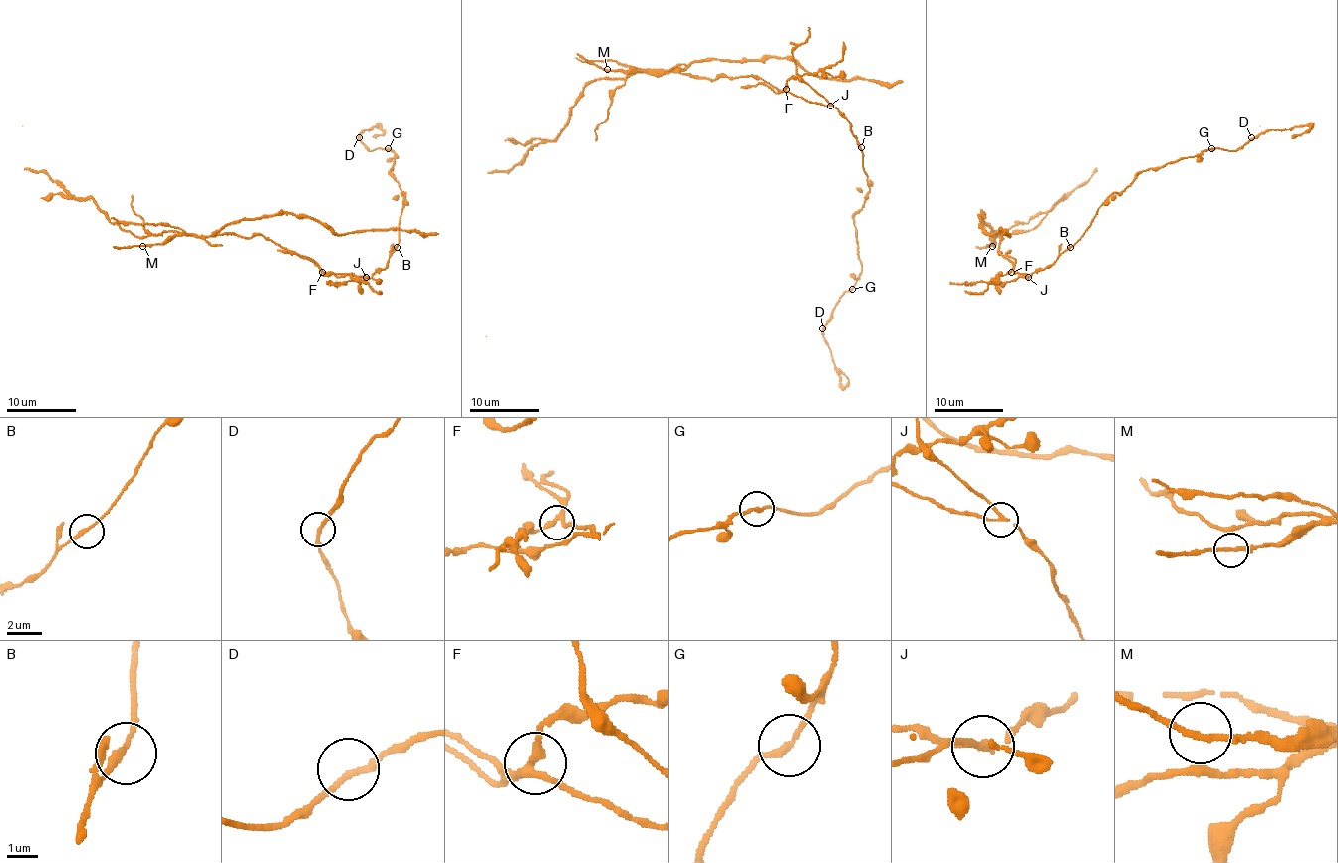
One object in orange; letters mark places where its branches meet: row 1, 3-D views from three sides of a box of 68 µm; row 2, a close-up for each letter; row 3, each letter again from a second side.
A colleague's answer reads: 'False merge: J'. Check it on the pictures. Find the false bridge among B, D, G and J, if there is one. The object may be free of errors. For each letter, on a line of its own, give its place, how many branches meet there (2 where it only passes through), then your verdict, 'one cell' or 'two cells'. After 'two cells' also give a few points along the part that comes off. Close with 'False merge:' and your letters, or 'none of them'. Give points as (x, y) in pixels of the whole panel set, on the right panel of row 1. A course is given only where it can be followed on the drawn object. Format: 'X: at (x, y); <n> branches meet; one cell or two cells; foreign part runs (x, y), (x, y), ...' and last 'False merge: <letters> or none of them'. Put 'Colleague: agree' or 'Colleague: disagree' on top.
Colleague: agree
B: at (1070, 247); 2 branches meet; one cell
D: at (1251, 137); 2 branches meet; one cell
G: at (1211, 148); 2 branches meet; one cell
J: at (1028, 277); 3 branches meet; two cells
False merge: J

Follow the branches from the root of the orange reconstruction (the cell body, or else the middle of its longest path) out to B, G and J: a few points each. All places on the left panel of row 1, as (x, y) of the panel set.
B: (287, 251), (313, 261), (324, 272), (369, 277), (387, 265), (389, 256), (397, 247)
G: (287, 251), (333, 274), (369, 277), (387, 265), (399, 242), (405, 193), (390, 174), (397, 157), (389, 148)
J: (287, 251), (313, 261), (324, 272), (366, 277)

